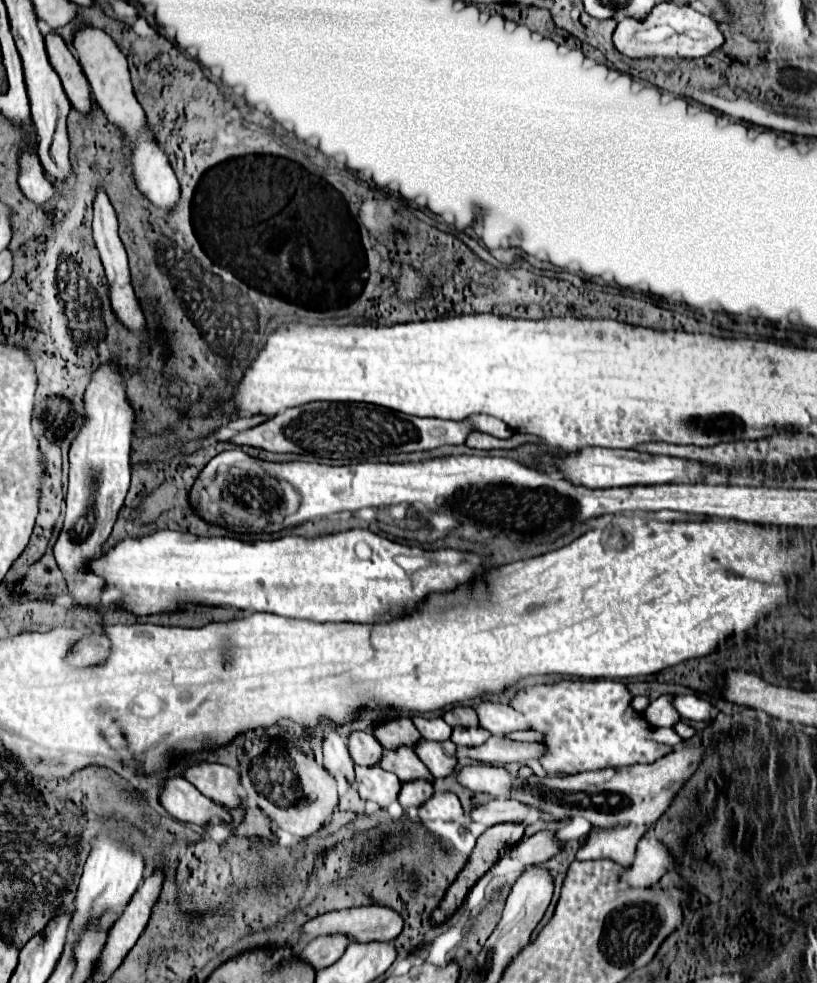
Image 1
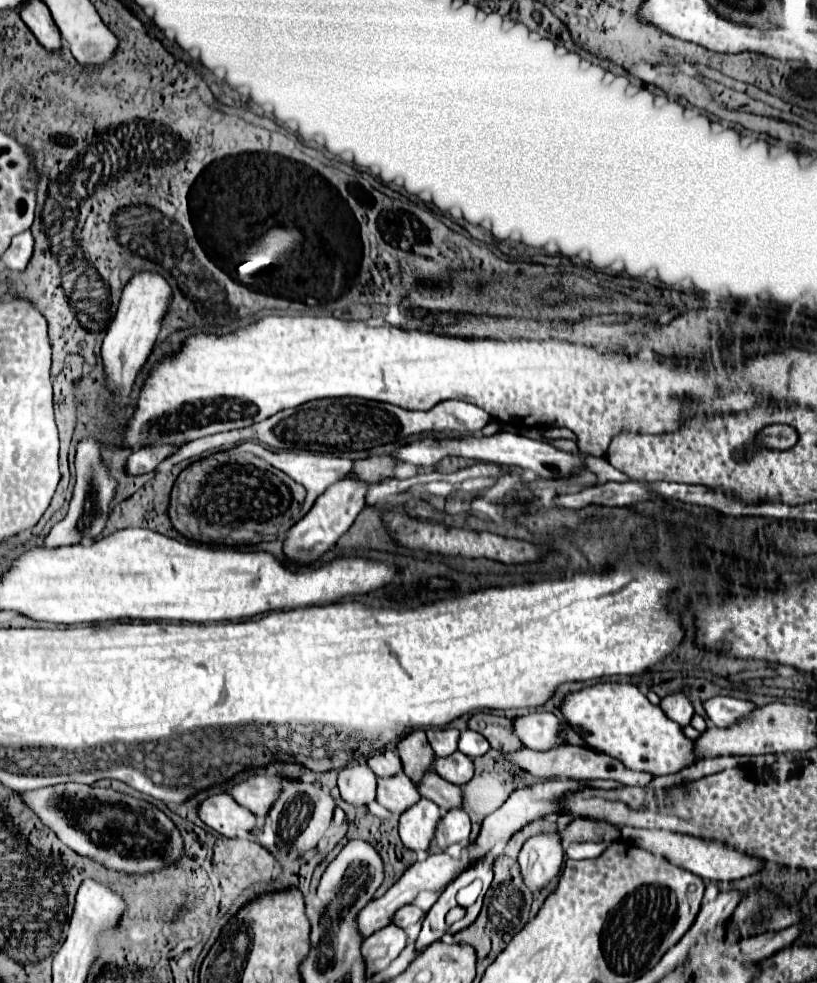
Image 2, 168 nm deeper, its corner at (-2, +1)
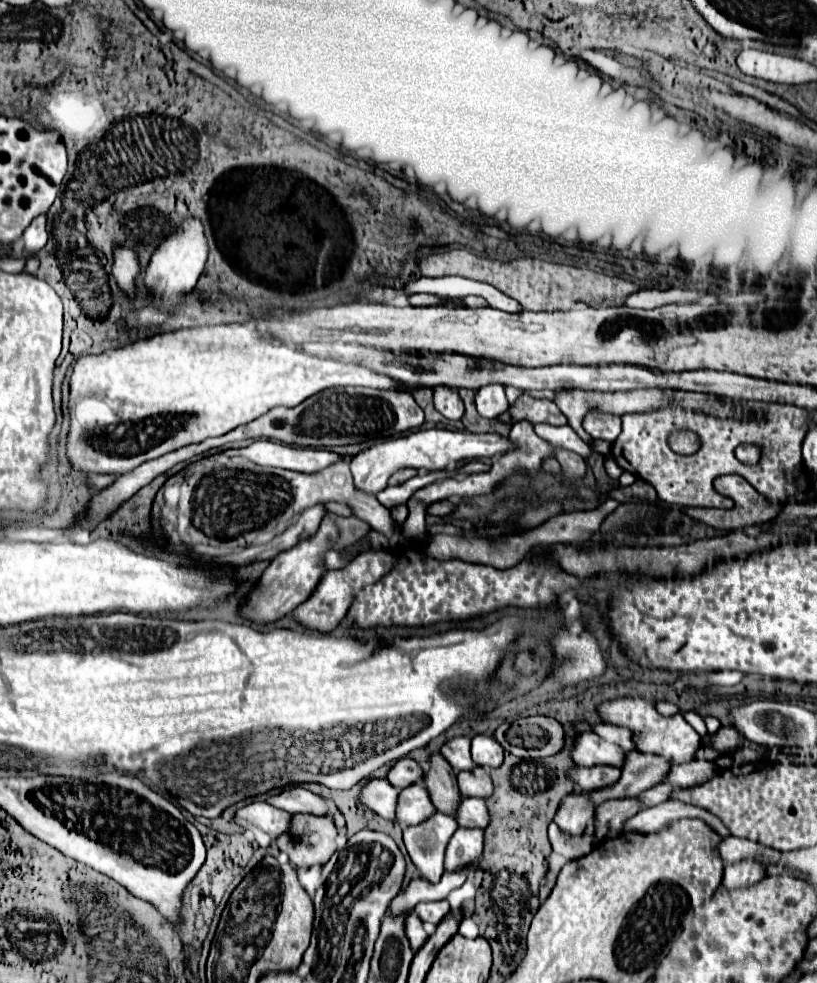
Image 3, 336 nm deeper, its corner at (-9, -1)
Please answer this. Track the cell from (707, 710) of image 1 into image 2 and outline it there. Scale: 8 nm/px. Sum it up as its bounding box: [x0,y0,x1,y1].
[703,697,755,727]

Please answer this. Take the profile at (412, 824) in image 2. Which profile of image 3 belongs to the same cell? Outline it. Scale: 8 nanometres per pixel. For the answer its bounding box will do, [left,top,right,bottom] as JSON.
[404,813,458,883]

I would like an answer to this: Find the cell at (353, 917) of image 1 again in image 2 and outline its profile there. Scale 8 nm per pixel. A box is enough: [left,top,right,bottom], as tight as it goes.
[391,905,421,929]

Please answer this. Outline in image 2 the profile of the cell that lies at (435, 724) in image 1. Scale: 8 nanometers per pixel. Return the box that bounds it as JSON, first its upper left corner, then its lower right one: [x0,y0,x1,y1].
[427,727,459,757]

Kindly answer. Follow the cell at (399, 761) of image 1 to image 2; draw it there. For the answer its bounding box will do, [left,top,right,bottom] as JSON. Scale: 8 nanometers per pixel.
[415,771,461,811]

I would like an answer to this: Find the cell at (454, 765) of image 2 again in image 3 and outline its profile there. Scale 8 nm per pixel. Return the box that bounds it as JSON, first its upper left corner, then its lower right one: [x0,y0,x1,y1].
[458,767,494,797]

